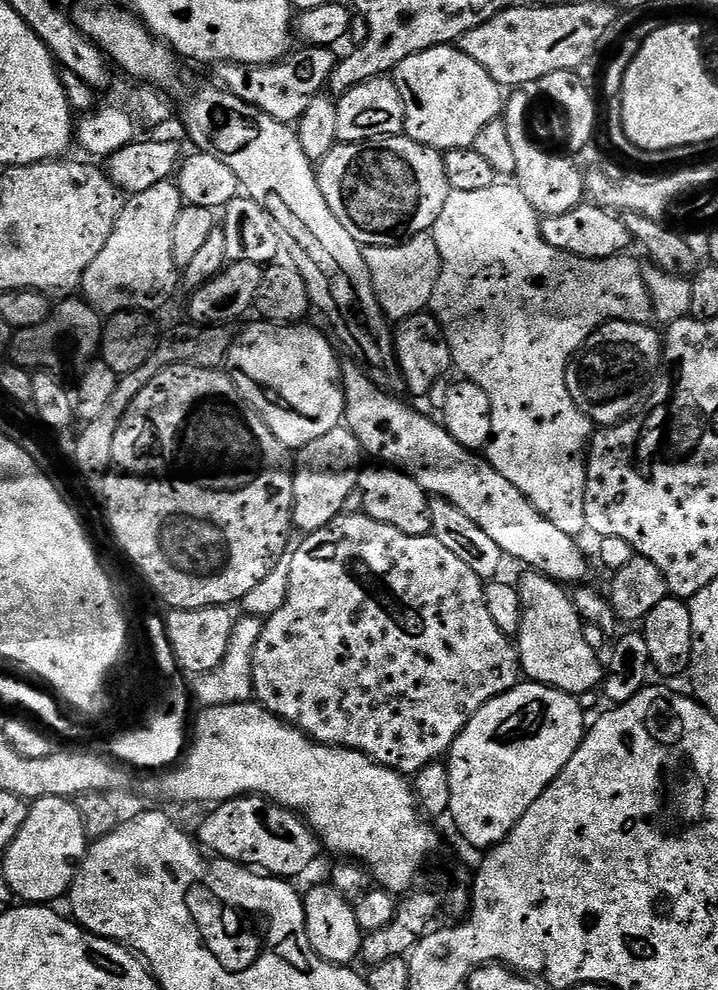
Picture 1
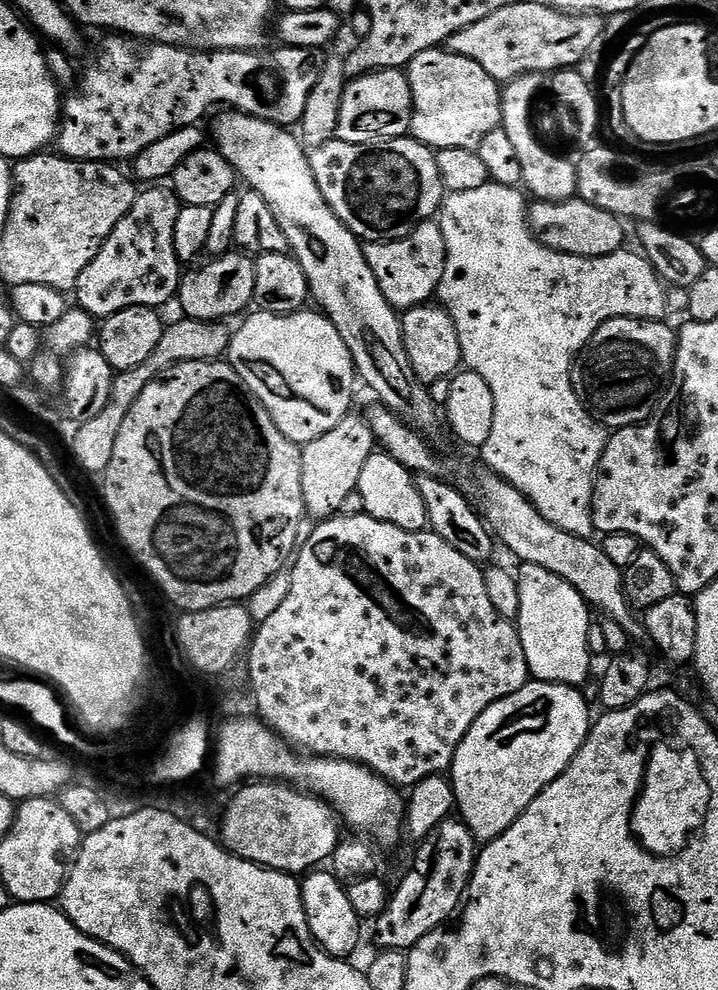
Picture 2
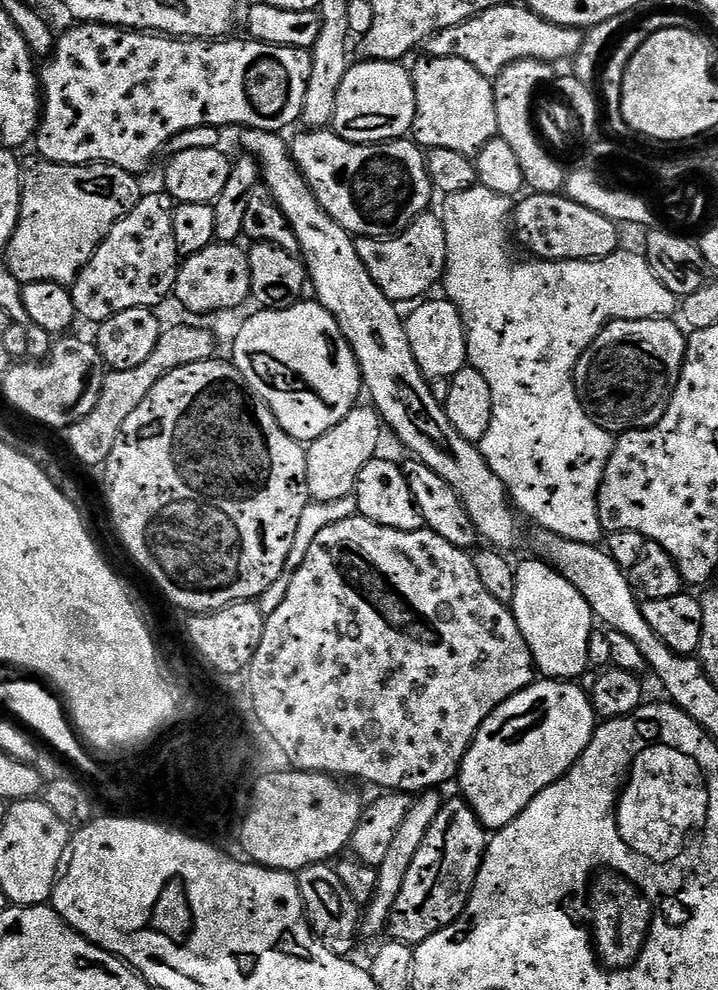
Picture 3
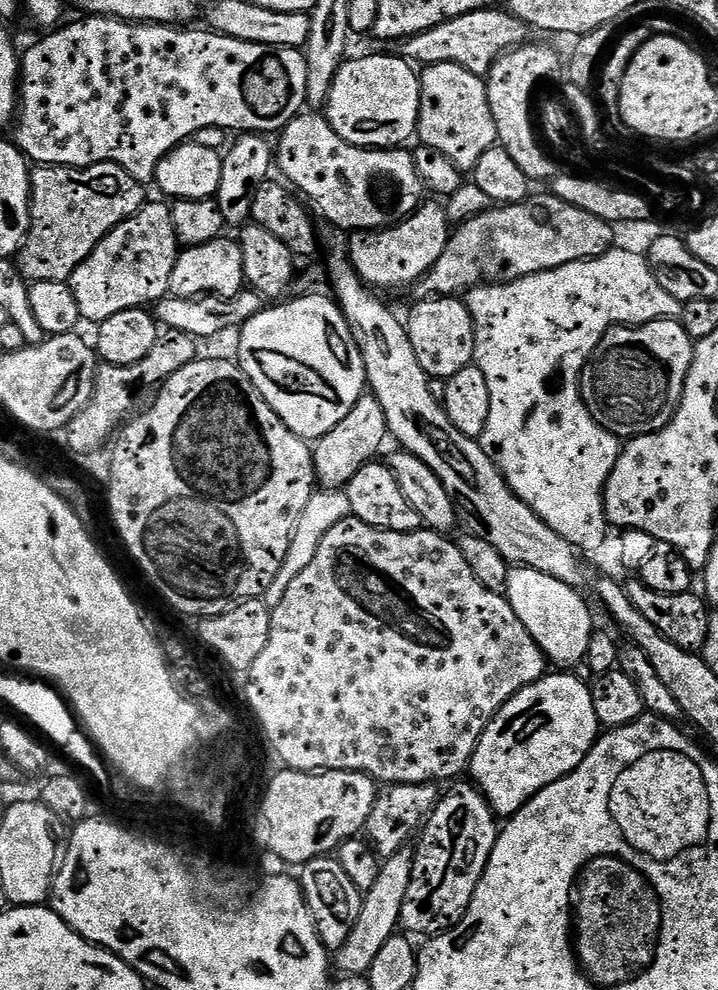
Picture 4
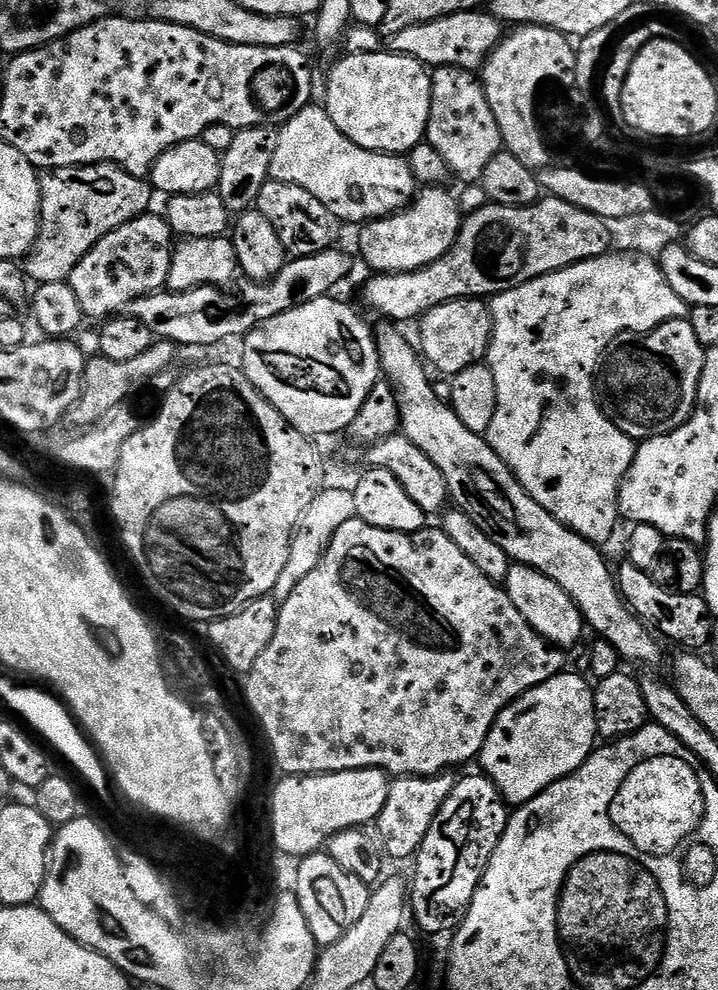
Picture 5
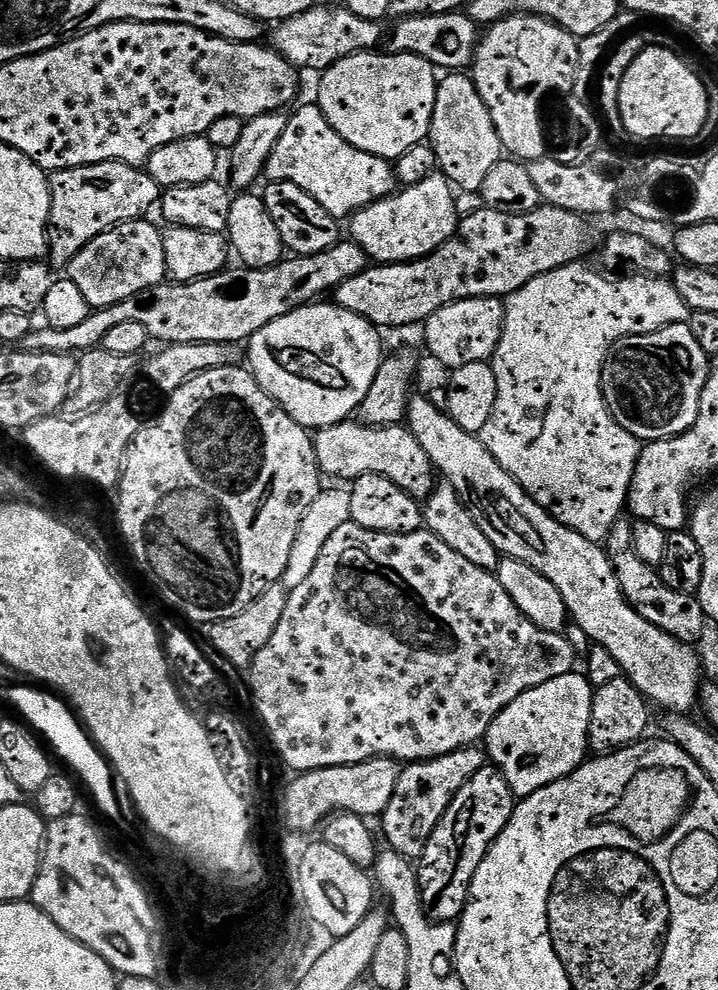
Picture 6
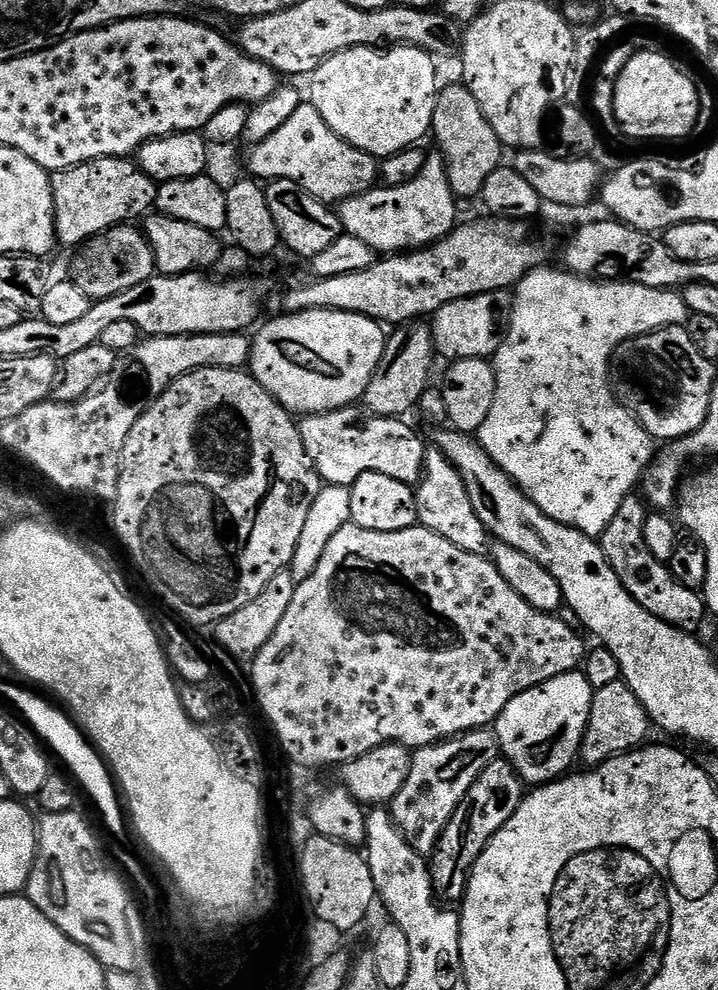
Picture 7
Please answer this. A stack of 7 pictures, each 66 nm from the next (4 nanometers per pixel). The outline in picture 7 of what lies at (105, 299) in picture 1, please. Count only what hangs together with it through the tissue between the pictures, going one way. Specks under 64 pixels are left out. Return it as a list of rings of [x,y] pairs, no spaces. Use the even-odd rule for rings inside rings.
[[[117,226],[92,237],[79,249],[80,252],[72,260],[70,279],[93,302],[114,298],[114,294],[122,294],[152,276],[157,275],[156,255],[152,243],[139,227]]]

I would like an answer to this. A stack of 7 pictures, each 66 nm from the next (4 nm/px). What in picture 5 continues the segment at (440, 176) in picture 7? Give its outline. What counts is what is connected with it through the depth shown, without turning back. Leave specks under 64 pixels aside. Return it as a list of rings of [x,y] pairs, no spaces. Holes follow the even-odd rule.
[[[424,186],[399,212],[369,220],[359,229],[360,256],[376,274],[413,272],[438,262],[450,250],[462,223],[457,201],[444,186]]]

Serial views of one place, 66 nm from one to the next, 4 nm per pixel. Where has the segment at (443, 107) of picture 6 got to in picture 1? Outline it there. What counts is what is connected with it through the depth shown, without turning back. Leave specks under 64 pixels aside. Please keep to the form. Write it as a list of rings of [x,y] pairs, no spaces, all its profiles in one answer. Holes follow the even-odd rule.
[[[443,44],[430,50],[422,50],[406,62],[398,62],[394,79],[398,86],[398,94],[402,94],[404,107],[403,135],[409,136],[414,142],[425,144],[427,148],[447,150],[449,148],[471,148],[475,145],[478,133],[490,122],[501,119],[502,109],[506,104],[506,96],[498,82],[474,62],[458,46]]]

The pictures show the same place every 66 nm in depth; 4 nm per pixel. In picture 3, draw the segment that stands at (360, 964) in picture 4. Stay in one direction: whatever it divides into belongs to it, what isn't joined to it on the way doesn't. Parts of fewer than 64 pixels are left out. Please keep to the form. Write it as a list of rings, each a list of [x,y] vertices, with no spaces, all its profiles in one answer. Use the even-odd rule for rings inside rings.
[[[436,790],[419,793],[409,805],[406,818],[402,820],[402,826],[398,828],[398,834],[394,836],[394,843],[386,853],[386,859],[377,869],[376,888],[374,898],[365,907],[361,919],[361,933],[368,936],[376,936],[387,929],[393,906],[401,893],[402,885],[406,880],[406,873],[410,870],[410,862],[414,862],[414,854],[418,854],[418,846],[422,846],[422,838],[426,838],[426,832],[430,826],[434,826],[434,820],[438,818],[442,805],[441,793]]]

